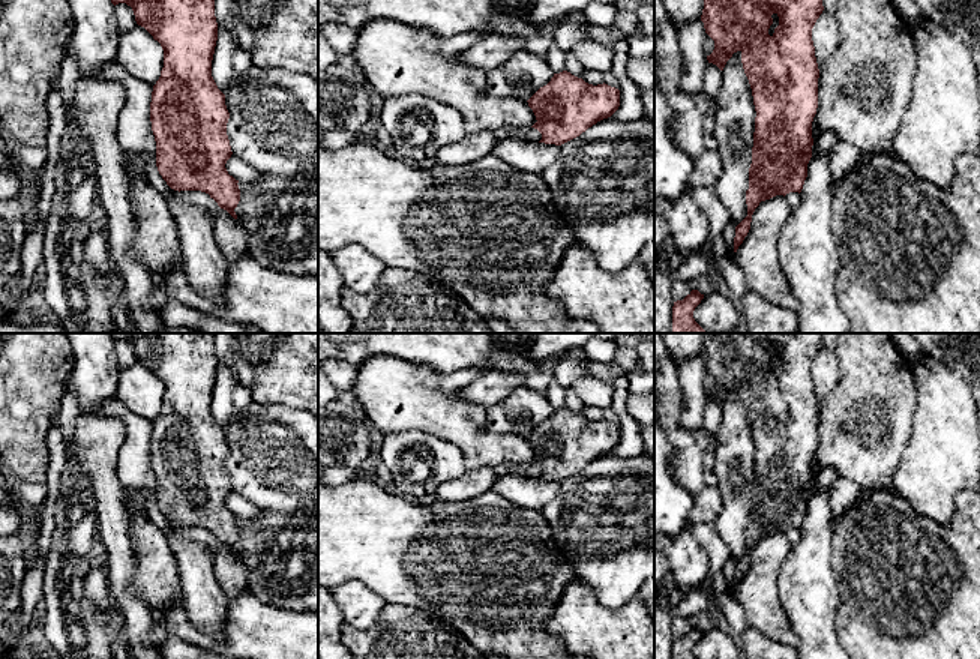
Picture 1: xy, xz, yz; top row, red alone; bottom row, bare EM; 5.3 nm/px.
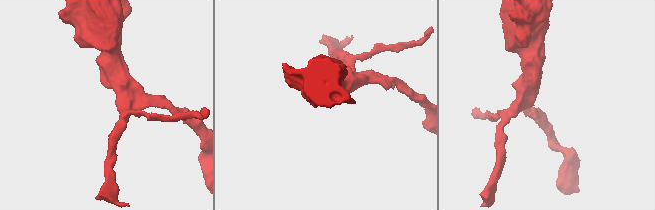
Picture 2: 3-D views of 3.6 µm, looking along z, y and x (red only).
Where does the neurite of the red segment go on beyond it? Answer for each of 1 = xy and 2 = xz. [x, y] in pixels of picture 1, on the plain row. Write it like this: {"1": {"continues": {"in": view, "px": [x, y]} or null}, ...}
{"1": {"continues": null}, "2": {"continues": null}}

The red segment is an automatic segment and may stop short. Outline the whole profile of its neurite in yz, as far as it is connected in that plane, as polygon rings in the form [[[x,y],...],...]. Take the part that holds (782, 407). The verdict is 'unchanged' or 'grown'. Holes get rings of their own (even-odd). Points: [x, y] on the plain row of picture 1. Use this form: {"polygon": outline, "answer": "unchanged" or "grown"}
{"polygon": [[[704,333],[701,357],[714,377],[708,399],[723,407],[734,389],[741,389],[741,399],[749,416],[756,447],[749,525],[746,527],[747,552],[735,563],[734,588],[750,566],[752,551],[761,537],[789,528],[801,528],[812,494],[812,458],[818,444],[819,405],[815,393],[812,365],[824,347],[824,333]]], "answer": "unchanged"}

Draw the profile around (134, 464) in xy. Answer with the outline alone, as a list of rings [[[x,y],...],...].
[[[117,398],[105,401],[99,413],[107,417],[117,417],[125,423],[126,437],[117,456],[117,477],[131,489],[143,489],[147,515],[153,524],[167,536],[206,543],[215,549],[213,567],[227,597],[234,599],[248,587],[248,569],[227,546],[201,527],[173,528],[156,503],[156,477],[150,458],[150,438],[153,422],[129,411]]]

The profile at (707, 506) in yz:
[[[704,486],[695,495],[689,524],[713,524],[722,510],[722,495],[717,486]]]

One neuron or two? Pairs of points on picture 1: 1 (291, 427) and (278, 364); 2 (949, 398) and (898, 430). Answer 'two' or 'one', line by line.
1: two
2: two

